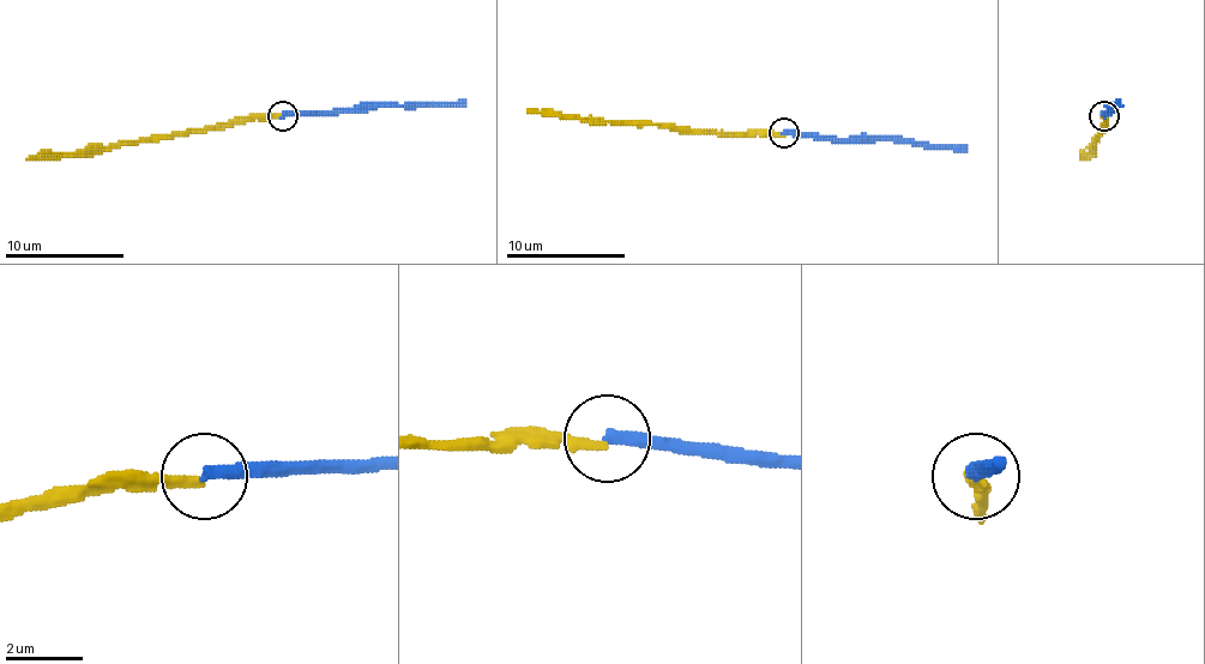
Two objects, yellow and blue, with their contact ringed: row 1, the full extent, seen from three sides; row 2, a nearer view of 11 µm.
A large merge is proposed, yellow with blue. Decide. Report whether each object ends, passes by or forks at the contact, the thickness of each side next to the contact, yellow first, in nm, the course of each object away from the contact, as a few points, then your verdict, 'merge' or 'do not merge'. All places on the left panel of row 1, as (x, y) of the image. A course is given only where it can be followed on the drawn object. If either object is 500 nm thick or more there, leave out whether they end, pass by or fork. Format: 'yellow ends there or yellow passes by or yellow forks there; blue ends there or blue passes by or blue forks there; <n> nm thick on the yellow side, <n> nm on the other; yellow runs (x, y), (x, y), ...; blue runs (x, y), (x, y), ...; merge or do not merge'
yellow ends there; blue ends there; 240 nm thick on the yellow side, 320 nm on the other; yellow runs (279, 114), (251, 114), (169, 136), (86, 148), (74, 154), (41, 154), (26, 160); blue runs (283, 114), (465, 100); do not merge

